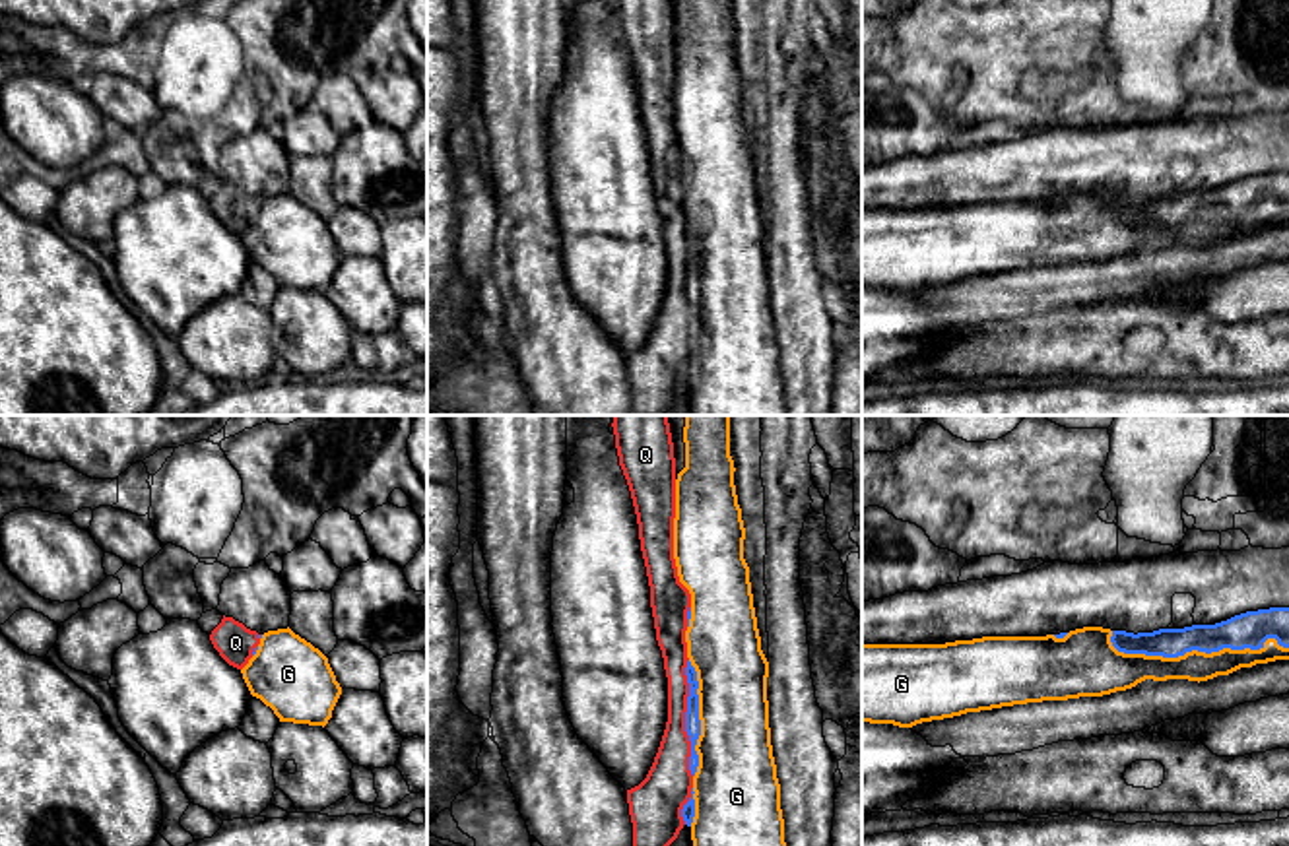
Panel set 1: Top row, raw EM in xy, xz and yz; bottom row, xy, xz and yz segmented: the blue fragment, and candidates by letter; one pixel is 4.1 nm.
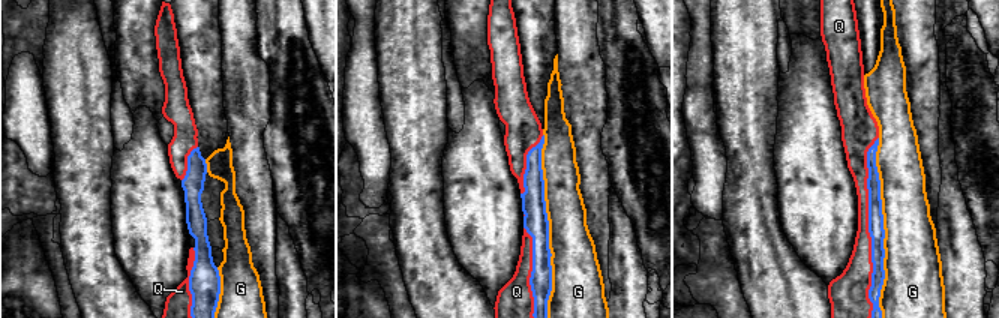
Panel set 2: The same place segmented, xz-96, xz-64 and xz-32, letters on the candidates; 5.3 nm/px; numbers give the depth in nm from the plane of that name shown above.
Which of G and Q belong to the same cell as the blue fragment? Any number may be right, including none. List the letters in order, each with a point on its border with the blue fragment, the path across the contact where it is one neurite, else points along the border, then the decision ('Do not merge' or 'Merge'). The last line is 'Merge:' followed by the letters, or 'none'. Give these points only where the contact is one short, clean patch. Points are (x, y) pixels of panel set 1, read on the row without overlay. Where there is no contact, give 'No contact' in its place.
G: Touches blue at yz (1196, 214). Do not merge
Q: Touches blue at xz (686, 282). Merge
Merge: Q

